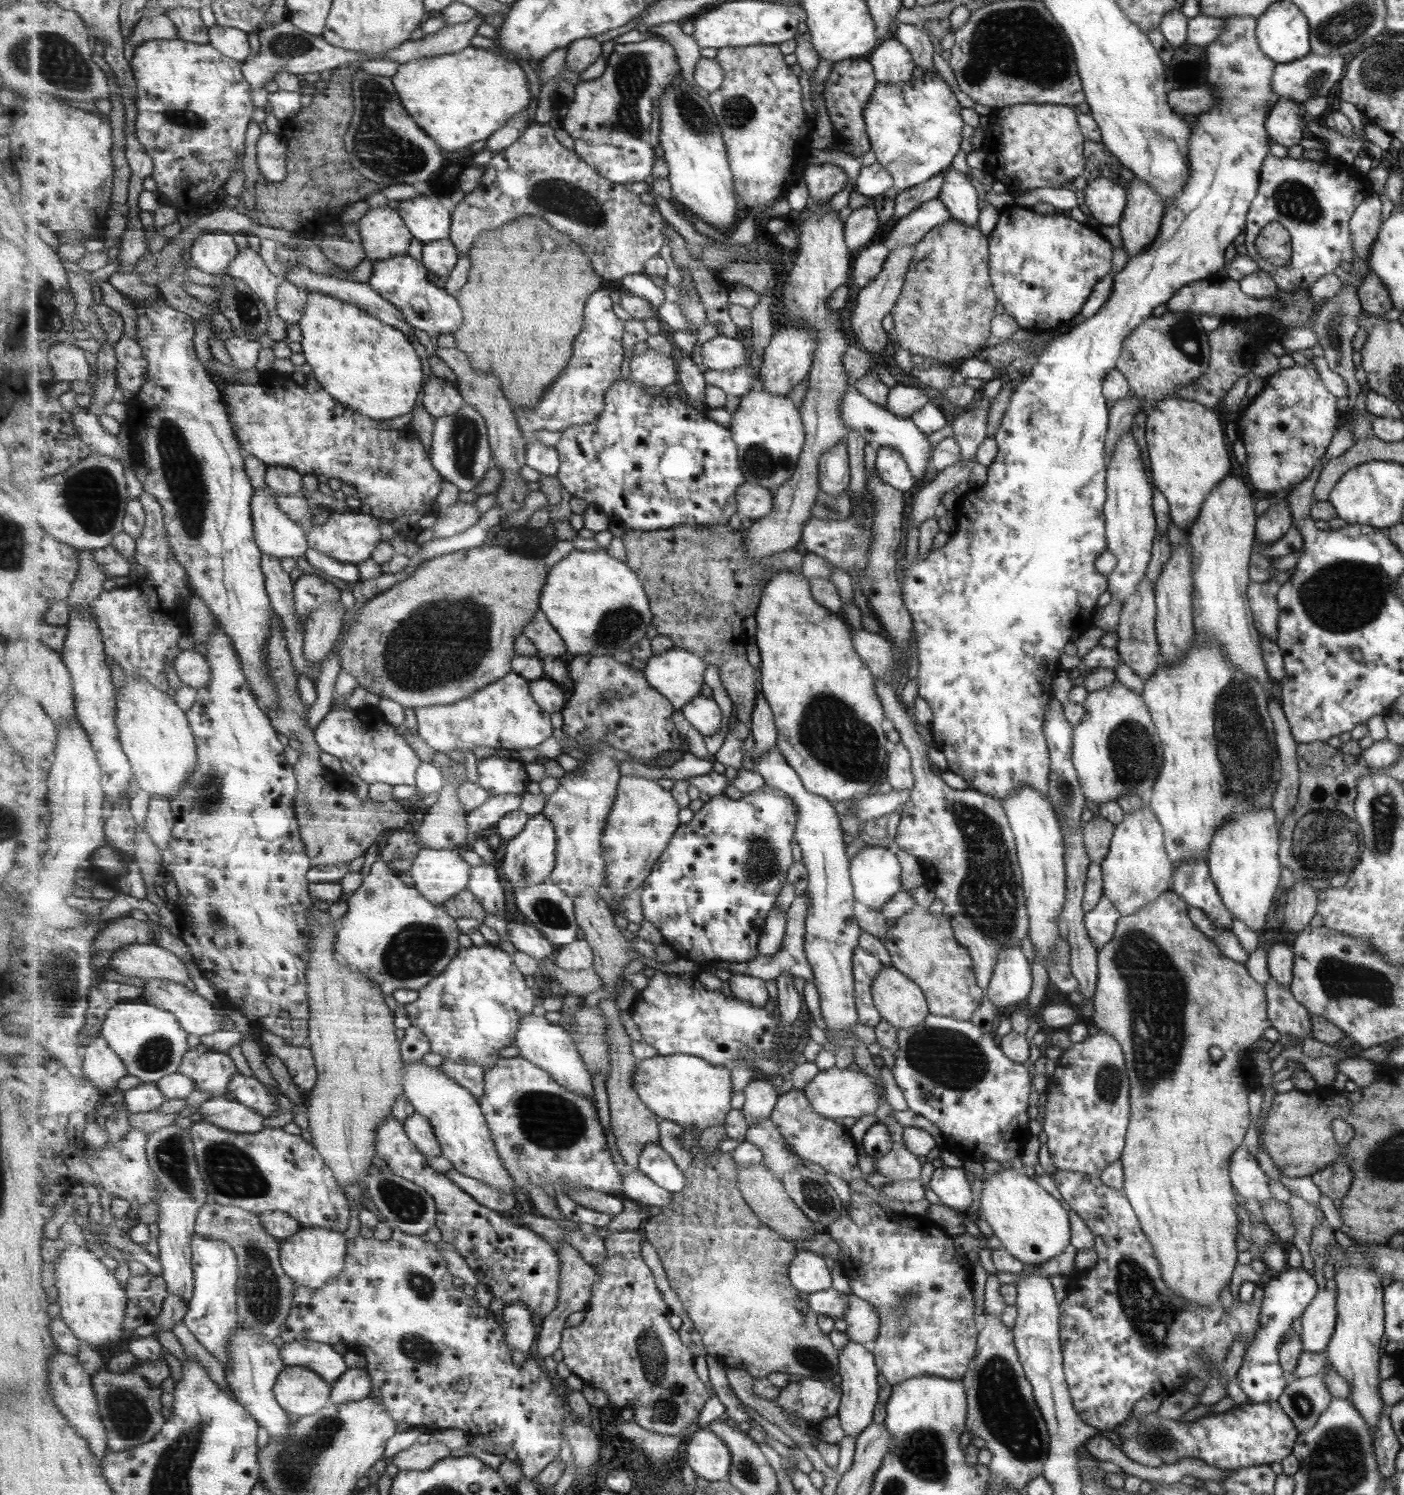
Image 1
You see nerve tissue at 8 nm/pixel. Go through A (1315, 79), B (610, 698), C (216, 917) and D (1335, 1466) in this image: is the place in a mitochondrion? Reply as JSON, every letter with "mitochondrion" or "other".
{"A":"mitochondrion","B":"mitochondrion","C":"mitochondrion","D":"mitochondrion"}

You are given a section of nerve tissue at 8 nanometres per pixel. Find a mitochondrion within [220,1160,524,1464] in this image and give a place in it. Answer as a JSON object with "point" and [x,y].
{"point":[262,1291]}

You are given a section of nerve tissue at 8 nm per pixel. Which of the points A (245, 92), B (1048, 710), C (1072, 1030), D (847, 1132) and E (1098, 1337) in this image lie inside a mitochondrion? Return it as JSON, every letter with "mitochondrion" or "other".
{"A":"other","B":"other","C":"other","D":"other","E":"other"}

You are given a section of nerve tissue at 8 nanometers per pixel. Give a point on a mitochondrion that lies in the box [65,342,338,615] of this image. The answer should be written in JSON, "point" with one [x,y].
{"point":[172,462]}

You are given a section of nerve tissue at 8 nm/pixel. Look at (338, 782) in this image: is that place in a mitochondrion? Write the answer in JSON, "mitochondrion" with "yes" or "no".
{"mitochondrion":"no"}

